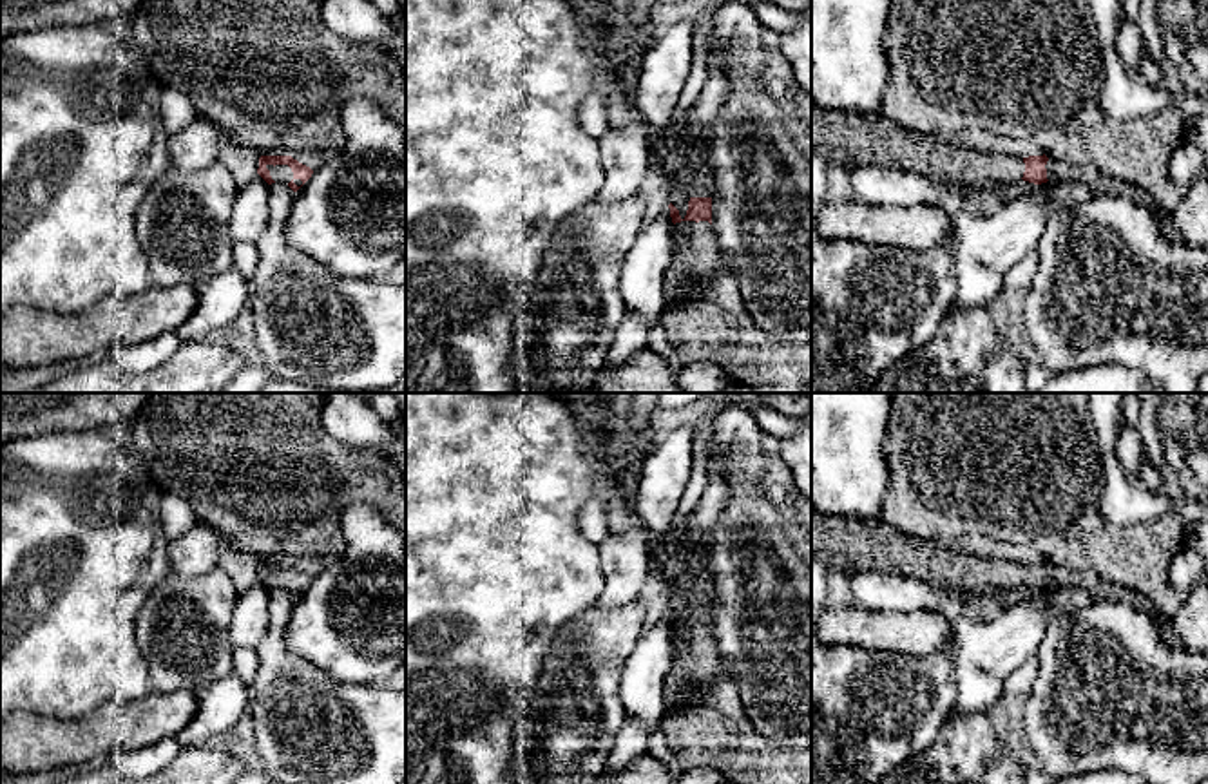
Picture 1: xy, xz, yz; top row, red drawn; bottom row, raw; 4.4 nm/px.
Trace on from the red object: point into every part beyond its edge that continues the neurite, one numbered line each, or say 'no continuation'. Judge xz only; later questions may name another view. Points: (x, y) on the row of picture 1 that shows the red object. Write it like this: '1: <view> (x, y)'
1: xz (687, 167)
2: xz (696, 261)

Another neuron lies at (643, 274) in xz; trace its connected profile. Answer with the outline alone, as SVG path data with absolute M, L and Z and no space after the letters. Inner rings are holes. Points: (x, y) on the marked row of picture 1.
M666 206L648 228L641 228L621 266L623 301L647 328L657 324L665 311L665 282L672 259L674 223Z

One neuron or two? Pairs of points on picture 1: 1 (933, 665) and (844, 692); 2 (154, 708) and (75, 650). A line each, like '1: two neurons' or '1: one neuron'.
1: one neuron
2: two neurons

